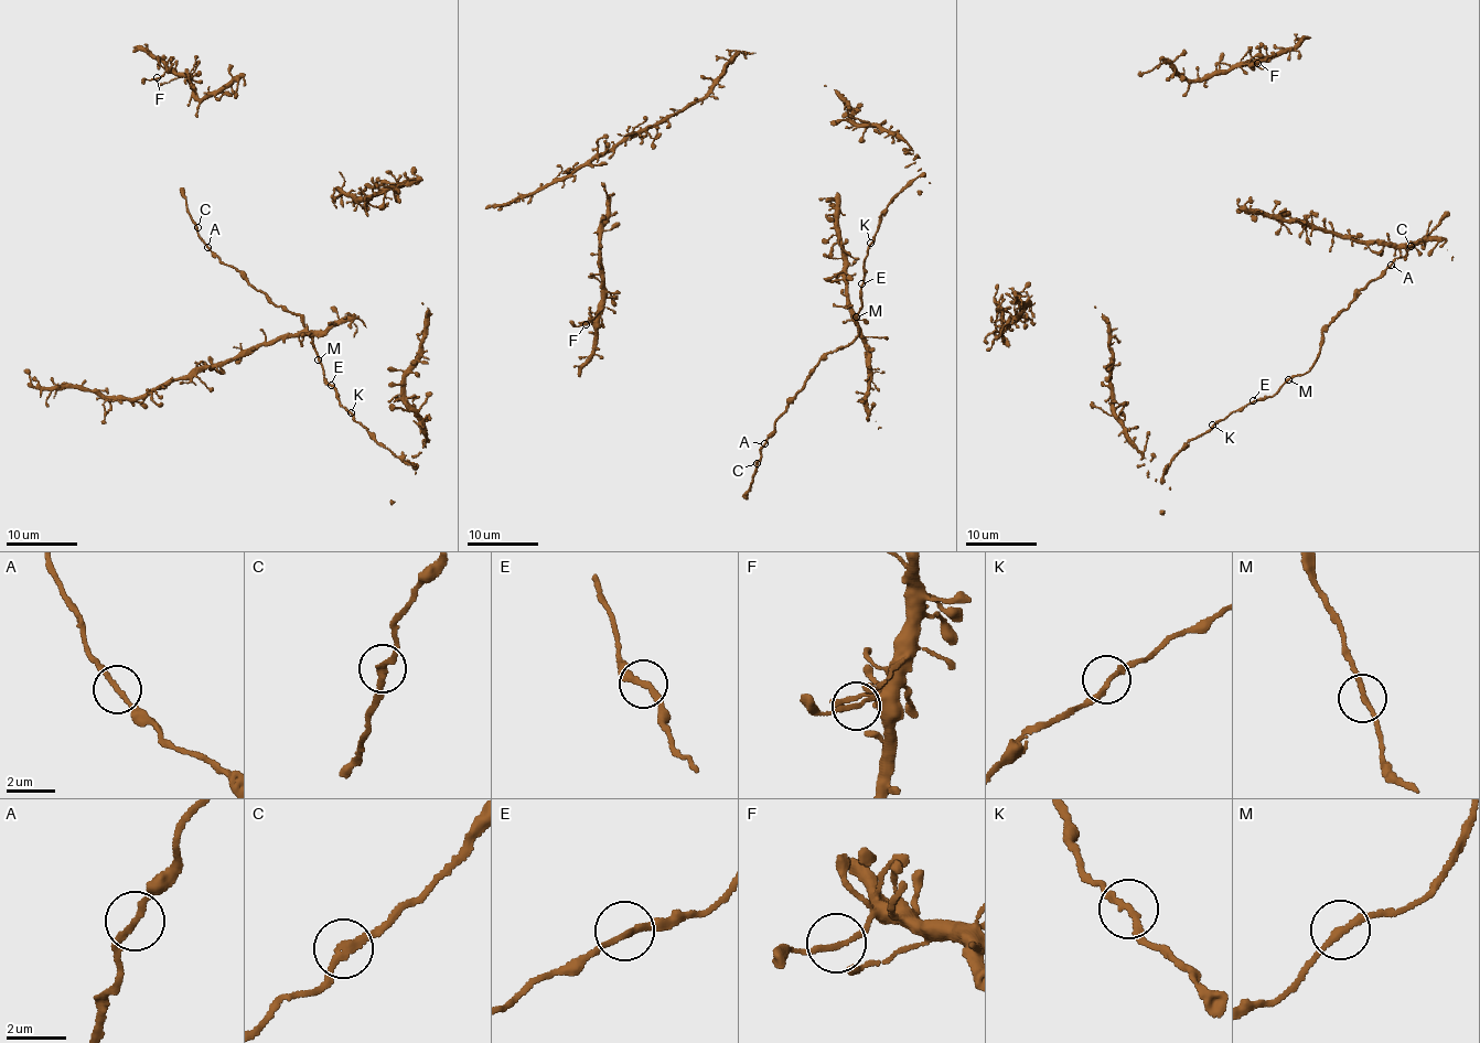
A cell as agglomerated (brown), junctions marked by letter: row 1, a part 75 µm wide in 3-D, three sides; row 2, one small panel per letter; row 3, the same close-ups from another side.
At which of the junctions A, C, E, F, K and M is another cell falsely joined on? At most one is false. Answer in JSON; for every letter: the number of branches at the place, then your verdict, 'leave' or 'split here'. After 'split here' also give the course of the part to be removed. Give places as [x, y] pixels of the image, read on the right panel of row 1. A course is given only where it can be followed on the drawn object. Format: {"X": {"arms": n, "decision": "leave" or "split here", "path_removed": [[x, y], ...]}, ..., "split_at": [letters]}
{"A": {"arms": 2, "decision": "leave"}, "C": {"arms": 2, "decision": "leave"}, "E": {"arms": 2, "decision": "leave"}, "F": {"arms": 2, "decision": "leave"}, "K": {"arms": 2, "decision": "leave"}, "M": {"arms": 2, "decision": "leave"}, "split_at": []}

